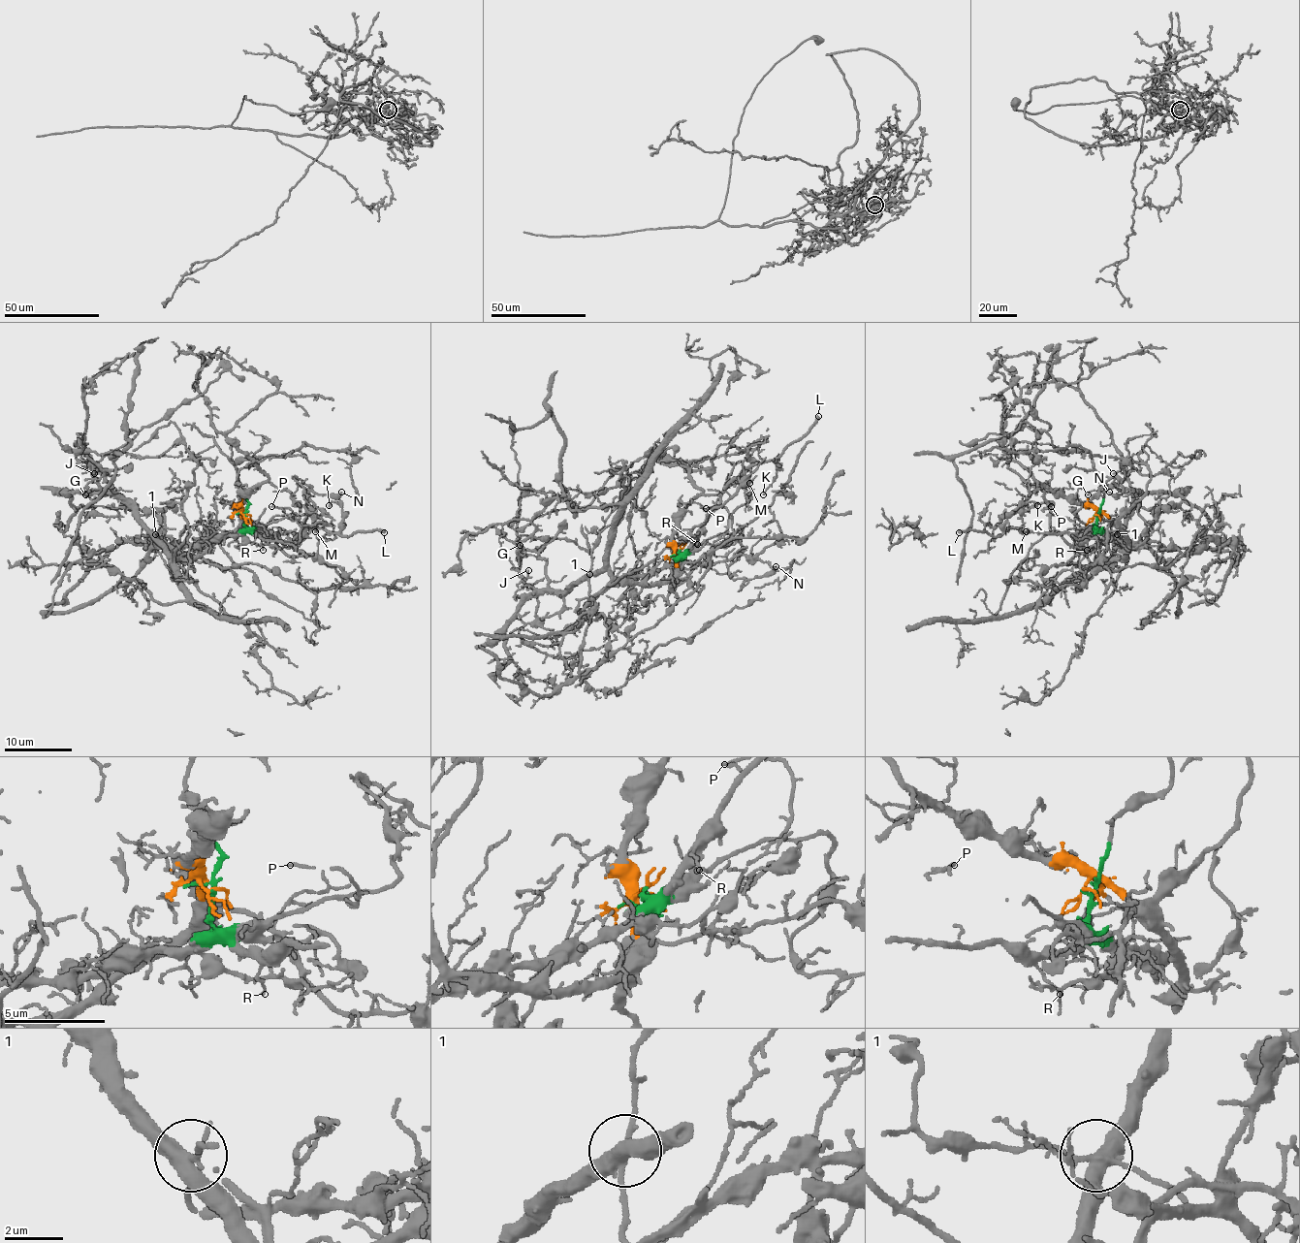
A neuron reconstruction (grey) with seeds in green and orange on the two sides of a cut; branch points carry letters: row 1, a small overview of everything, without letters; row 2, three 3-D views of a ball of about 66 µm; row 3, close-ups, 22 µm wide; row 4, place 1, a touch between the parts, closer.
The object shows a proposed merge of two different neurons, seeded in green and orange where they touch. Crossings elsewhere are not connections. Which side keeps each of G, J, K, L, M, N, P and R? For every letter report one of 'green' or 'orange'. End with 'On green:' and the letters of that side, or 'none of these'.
G: orange
J: orange
K: green
L: green
M: green
N: green
P: green
R: green
On green: K, L, M, N, P, R

